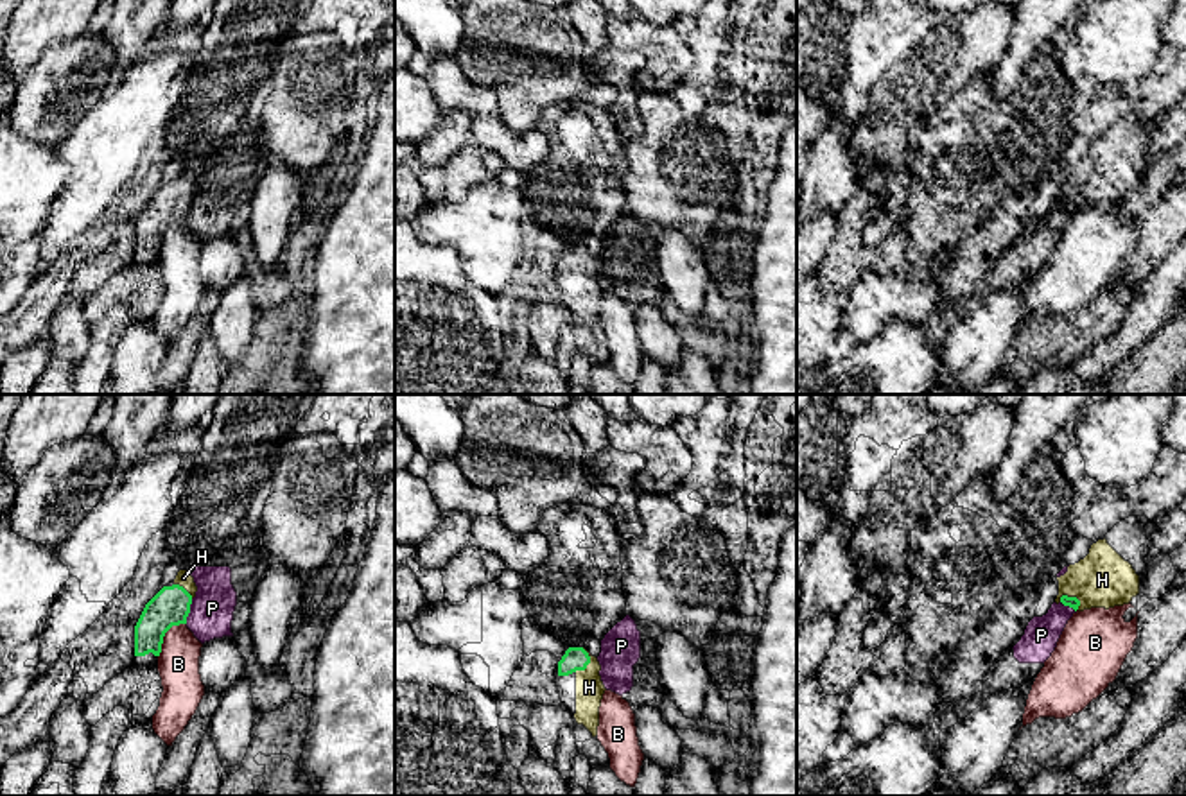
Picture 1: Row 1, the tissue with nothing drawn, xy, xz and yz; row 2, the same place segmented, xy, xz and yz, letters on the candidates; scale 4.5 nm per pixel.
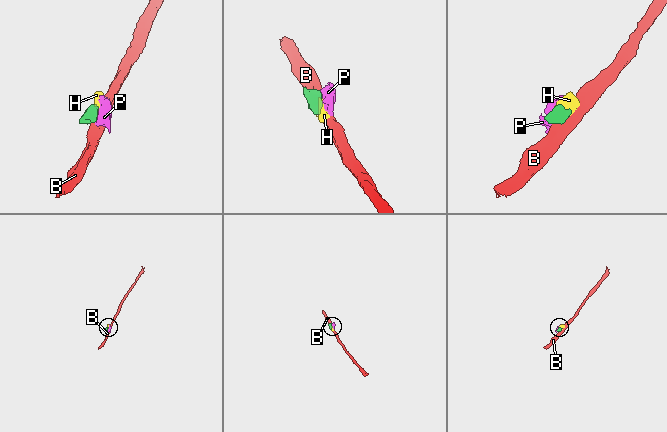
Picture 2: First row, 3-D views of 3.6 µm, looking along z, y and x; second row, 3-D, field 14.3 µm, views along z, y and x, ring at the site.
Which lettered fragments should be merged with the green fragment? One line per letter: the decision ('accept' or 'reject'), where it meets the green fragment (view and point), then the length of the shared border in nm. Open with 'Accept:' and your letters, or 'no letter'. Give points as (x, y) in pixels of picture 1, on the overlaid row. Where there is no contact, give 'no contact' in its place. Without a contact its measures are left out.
Accept: H
B: reject; meets green in xy at (164, 635); contact 200 nm long
H: accept; meets green in yz at (1072, 597); contact 110 nm long
P: reject; meets green in xy at (189, 612); contact 120 nm long

